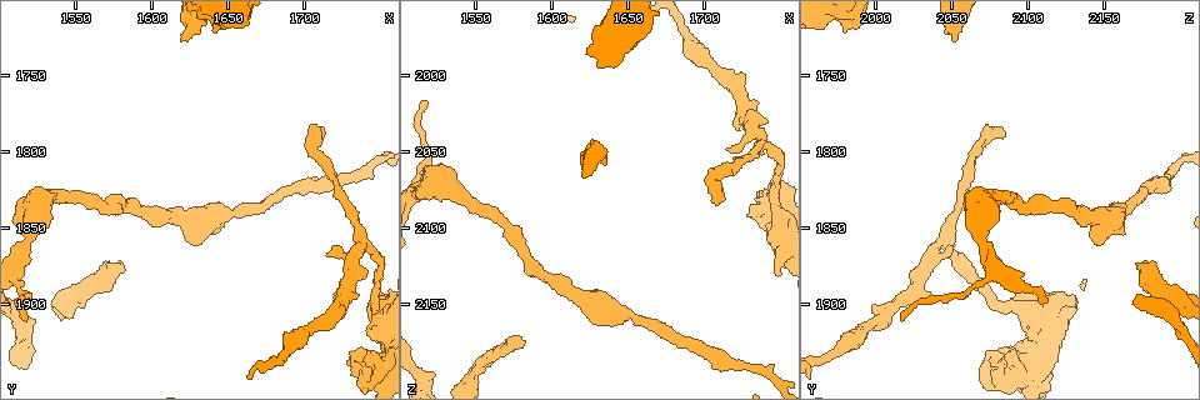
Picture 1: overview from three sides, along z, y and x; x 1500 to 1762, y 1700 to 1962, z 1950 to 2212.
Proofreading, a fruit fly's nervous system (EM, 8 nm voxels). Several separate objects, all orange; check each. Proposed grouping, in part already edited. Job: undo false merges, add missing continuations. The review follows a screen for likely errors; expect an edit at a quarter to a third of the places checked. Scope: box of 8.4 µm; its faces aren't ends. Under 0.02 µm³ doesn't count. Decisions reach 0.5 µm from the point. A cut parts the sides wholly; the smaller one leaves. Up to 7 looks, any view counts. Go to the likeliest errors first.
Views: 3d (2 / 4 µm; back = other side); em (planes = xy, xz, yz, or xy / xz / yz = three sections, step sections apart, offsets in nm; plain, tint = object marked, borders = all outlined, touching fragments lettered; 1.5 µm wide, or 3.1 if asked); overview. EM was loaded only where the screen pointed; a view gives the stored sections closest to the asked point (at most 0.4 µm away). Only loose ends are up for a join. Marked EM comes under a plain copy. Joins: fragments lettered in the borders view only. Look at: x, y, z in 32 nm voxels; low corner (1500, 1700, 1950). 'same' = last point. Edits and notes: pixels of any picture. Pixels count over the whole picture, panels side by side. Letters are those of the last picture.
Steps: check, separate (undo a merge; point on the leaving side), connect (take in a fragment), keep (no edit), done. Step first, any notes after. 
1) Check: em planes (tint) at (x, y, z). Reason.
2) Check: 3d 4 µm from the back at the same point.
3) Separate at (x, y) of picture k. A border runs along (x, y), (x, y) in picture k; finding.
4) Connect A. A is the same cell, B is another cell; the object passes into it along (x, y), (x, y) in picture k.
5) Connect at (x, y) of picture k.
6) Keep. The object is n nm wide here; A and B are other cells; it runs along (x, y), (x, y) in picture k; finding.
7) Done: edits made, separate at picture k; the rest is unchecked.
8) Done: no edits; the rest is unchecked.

Check: 3d 4 µm at (1710, 1788, 2084). An open end.

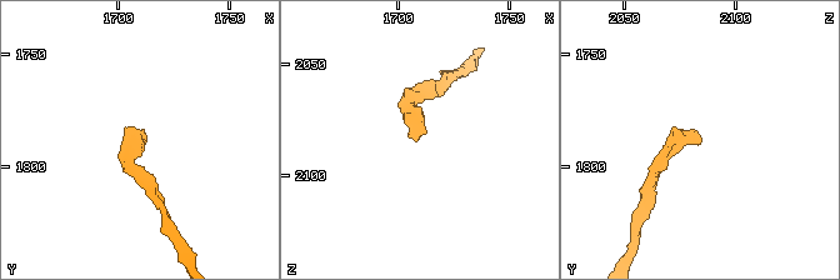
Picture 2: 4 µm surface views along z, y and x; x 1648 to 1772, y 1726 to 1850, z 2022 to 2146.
Check: em planes (borders) at (1710, 1786, 2083). Shape alone is not enough.

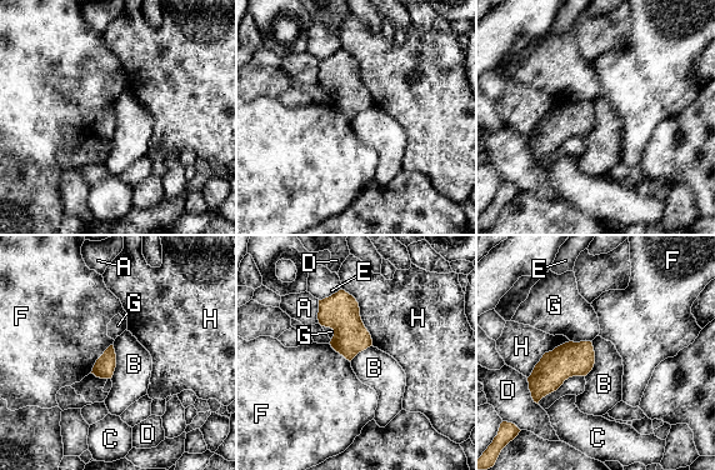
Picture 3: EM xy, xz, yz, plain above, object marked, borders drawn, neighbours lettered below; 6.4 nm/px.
Keep. A, B, C, D, E, F, G and H are other cells; no lettered fragment goes on from it.

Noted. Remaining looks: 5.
Check: em planes (borders) at (1580, 1874, 2172). An open end.

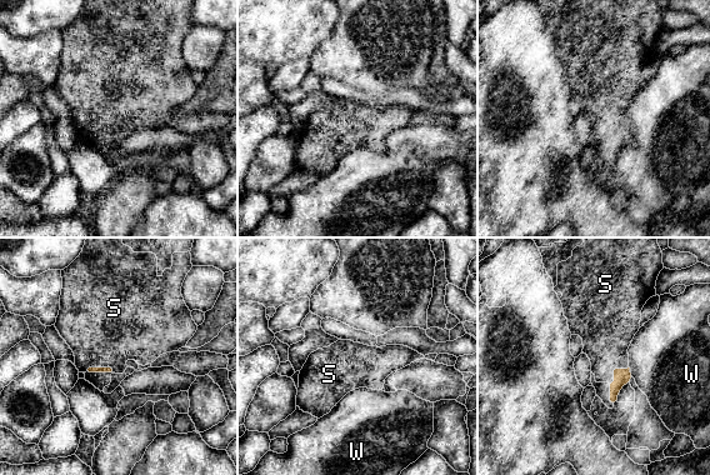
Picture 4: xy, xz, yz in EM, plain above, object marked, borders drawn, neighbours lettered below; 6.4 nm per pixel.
Connect S. S is the same cell, W is another cell; the object passes into it along (90, 369), (99, 368), (103, 329) in picture 4; it goes on there.

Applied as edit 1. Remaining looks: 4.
Check: 3d 4 µm at (1738, 1860, 2044). Sharp bend.

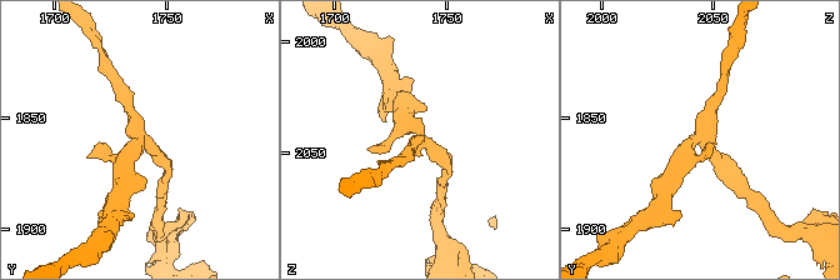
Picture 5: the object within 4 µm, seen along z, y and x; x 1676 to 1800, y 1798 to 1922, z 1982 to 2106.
Check: em xz step 8 (tint) at (1738, 1860, 2043). Now the EM.

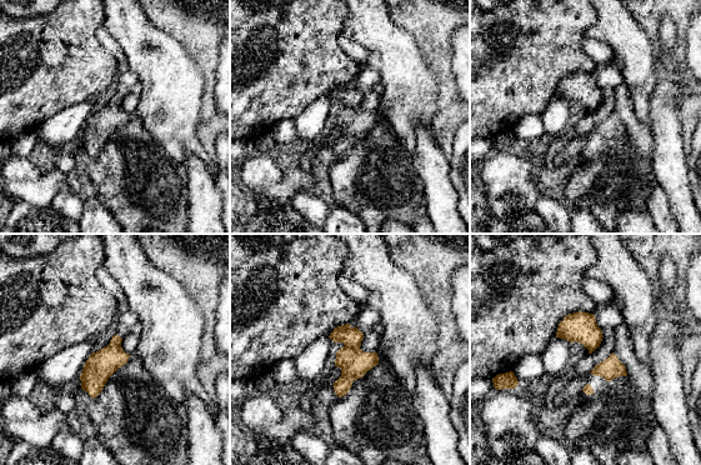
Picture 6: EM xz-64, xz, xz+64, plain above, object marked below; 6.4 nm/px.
Check: em planes (borders) at the same point.

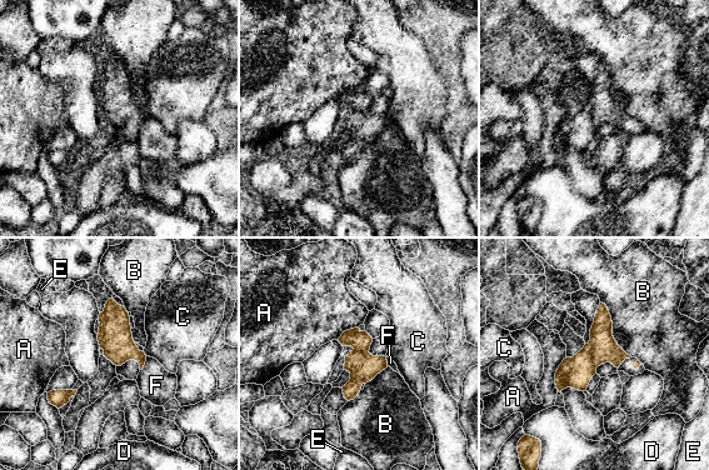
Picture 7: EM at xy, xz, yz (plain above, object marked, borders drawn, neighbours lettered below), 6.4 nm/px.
Separate at (577, 371) of picture 7. The object is 190 nm wide here; A, B, C, D, E and F are other cells; a border runs along (588, 344), (597, 366) in picture 7; a second neuron is stuck on.

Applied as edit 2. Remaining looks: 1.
Done: edits made, connect at picture 4, separate at picture 7; the rest is unchecked.

